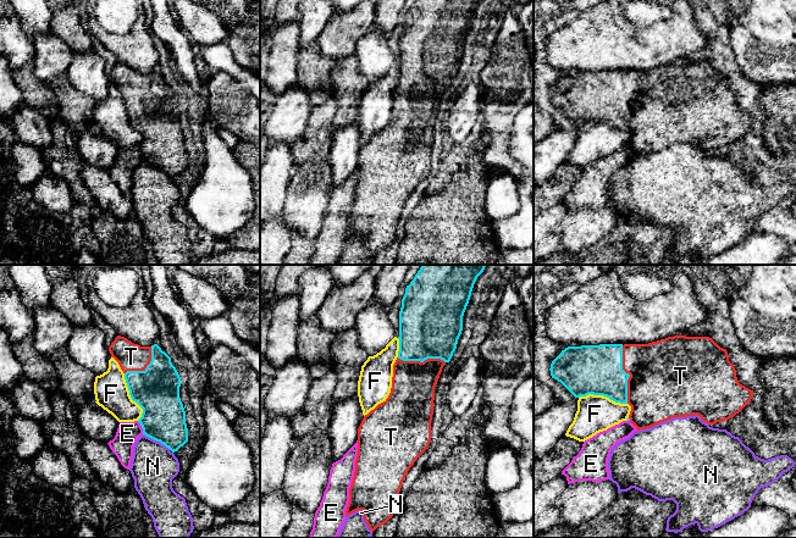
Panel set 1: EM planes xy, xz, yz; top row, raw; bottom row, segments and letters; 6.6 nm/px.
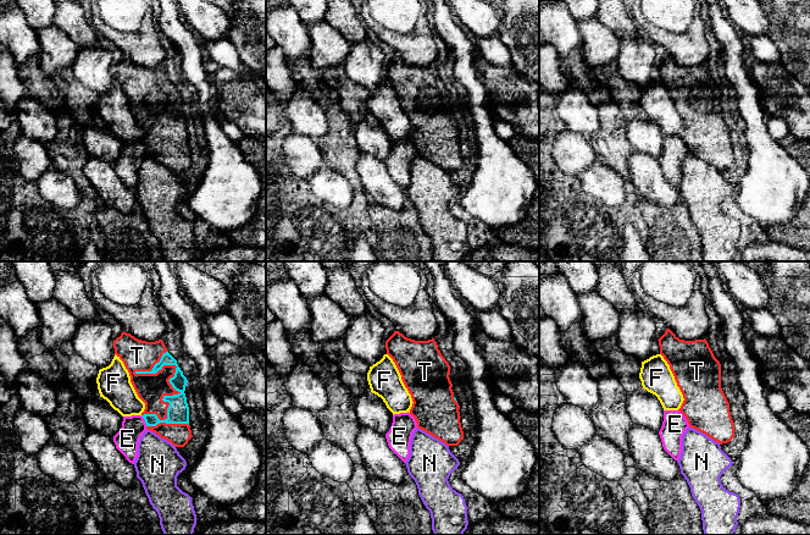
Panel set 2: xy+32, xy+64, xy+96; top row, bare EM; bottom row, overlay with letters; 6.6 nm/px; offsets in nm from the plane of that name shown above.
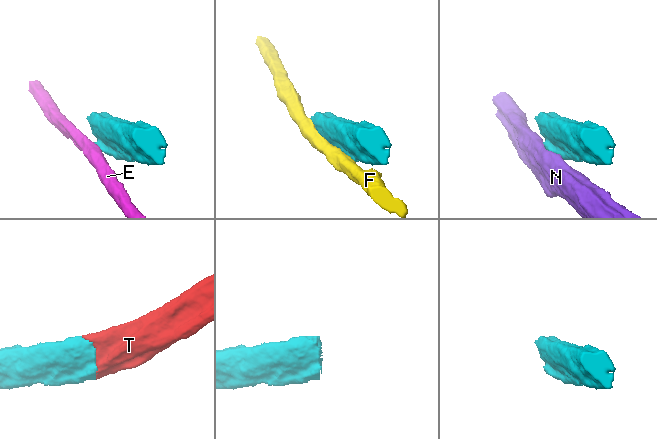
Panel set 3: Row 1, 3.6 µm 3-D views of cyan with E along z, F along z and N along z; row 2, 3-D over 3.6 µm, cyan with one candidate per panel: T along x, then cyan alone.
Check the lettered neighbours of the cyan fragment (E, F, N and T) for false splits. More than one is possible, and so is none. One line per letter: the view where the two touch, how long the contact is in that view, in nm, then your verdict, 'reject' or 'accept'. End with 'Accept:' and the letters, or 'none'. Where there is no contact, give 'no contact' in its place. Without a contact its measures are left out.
E: contact in xy; length 100 nm; reject
F: contact in xy; length 320 nm; reject
N: contact in xy; length 220 nm; reject
T: contact in yz; length 380 nm; accept
Accept: T

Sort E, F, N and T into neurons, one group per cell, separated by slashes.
E / F / N / T

